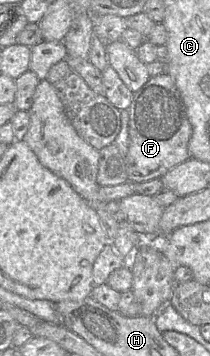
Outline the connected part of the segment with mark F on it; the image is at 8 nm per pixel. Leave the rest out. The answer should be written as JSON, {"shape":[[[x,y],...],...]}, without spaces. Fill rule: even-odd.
{"shape":[[[168,73],[150,77],[146,84],[134,93],[128,112],[129,147],[125,157],[127,182],[142,183],[160,178],[171,168],[191,158],[188,143],[192,135],[192,126],[181,93]]]}

